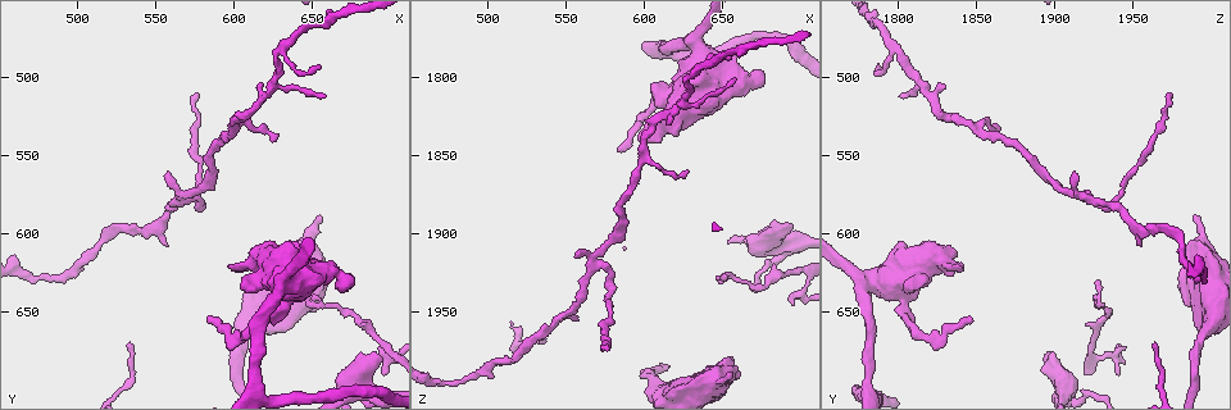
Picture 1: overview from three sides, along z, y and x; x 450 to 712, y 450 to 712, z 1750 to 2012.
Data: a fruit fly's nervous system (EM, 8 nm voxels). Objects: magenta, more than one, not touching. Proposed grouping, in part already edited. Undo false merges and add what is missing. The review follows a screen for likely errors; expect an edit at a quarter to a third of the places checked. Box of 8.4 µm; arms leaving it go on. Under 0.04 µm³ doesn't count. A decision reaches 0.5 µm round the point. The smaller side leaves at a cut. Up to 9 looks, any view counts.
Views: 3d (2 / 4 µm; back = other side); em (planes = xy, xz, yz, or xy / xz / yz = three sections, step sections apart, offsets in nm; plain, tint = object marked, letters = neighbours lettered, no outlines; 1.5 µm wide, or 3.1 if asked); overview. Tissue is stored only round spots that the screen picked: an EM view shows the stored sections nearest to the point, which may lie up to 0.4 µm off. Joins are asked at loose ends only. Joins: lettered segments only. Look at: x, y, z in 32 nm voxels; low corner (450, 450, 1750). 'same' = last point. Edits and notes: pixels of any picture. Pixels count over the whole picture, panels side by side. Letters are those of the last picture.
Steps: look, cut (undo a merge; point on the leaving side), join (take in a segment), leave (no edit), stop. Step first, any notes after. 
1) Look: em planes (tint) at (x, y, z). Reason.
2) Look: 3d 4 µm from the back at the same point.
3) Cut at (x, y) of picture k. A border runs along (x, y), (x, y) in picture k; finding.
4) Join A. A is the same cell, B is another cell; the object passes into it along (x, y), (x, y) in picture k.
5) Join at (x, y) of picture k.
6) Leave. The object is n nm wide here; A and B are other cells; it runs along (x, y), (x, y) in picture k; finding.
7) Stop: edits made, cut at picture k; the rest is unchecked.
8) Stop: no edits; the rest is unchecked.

Look: em planes (letters) at (654, 588, 1988). Branch stops here.

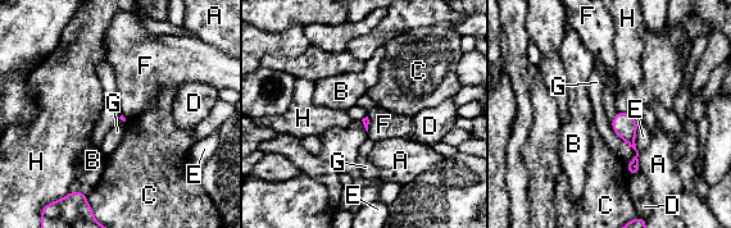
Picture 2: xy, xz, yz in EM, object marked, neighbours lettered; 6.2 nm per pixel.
Leave. A, B, C, D, E, F, G and H are other cells; a border runs along (611, 123), (635, 151), (626, 165) in picture 2; none of them fits.

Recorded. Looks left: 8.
Look: 3d 4 µm at (608, 662, 1998). Calibre changes.

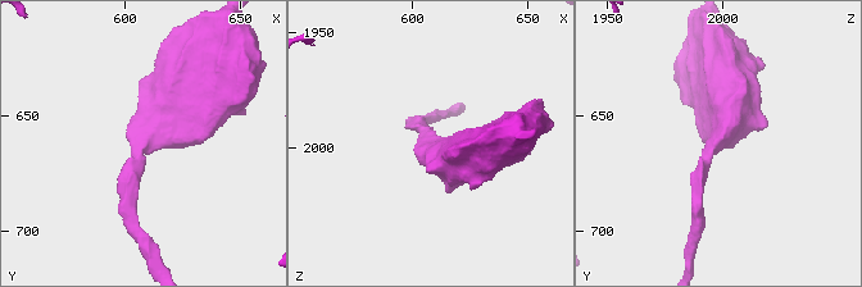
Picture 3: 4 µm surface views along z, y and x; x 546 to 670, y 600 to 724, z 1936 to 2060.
Look: em planes (tint) at (609, 663, 1997). Now the EM.

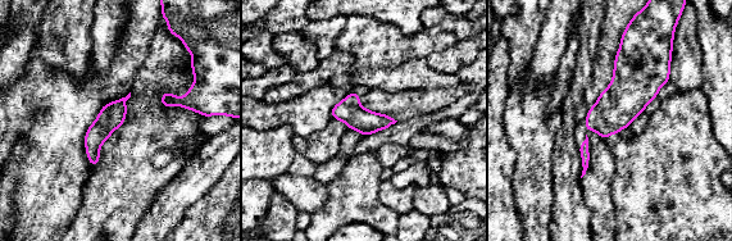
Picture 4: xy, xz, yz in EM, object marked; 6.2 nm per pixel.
Look: em planes (letters) at the same point. What lies round it.

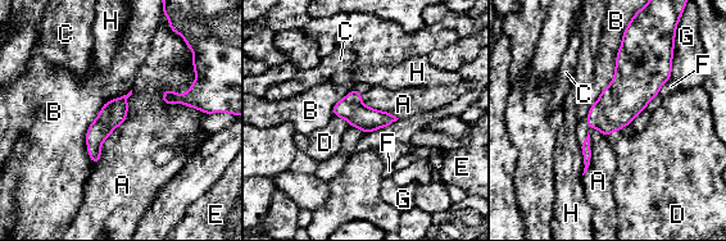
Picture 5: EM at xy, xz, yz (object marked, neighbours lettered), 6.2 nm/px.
Leave. A, B, C, D, E, F, G and H are other cells; a border runs along (128, 110), (92, 166) in picture 5; one cell here.

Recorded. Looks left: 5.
Look: 3d 4 µm at (584, 652, 1848). Tapers out.

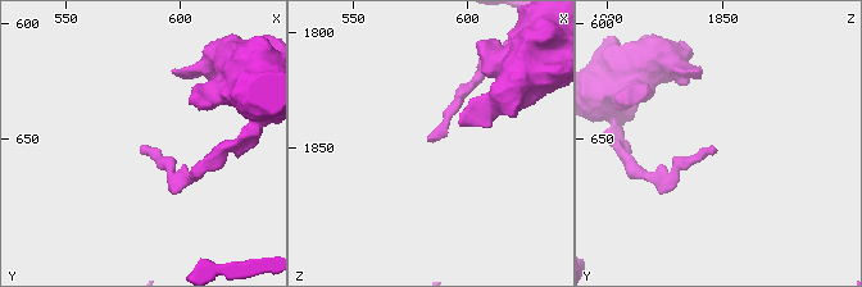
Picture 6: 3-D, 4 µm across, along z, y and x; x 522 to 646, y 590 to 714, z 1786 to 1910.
Look: em xy step 8 (letters) at (583, 652, 1846). Now the EM.

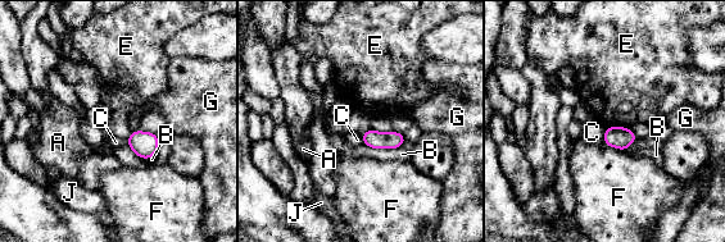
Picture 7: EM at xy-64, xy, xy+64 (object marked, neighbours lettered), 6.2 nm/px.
Look: em planes (letters) at the same point. Cut it another way.

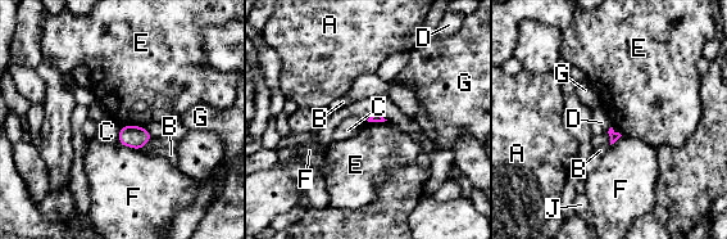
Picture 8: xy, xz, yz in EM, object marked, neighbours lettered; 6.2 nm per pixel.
Leave. A, B, C, D, E, F, G and J are other cells; a border runs along (142, 126), (121, 127) in picture 8; no lettered segment goes on from it.

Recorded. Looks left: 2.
Stop: no edits; the rest is unchecked.

